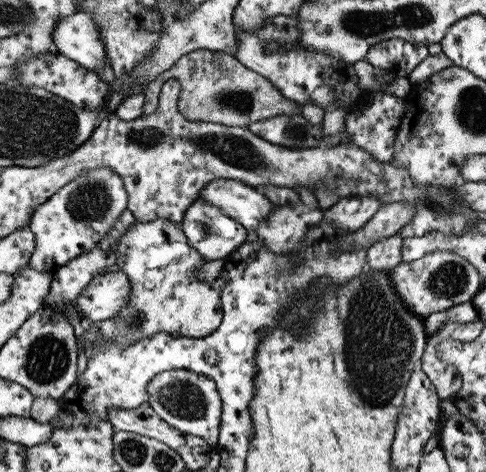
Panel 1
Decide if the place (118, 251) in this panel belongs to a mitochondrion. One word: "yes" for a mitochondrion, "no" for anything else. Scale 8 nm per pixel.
no

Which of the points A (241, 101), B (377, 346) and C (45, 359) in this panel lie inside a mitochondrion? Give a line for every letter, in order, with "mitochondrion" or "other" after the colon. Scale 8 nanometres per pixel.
A: mitochondrion
B: mitochondrion
C: mitochondrion

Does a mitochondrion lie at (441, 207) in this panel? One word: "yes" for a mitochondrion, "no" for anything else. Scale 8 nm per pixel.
yes

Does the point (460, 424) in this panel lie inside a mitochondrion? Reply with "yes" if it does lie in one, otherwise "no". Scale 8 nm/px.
no

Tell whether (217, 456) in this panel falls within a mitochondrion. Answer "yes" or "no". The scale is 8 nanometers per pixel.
no

